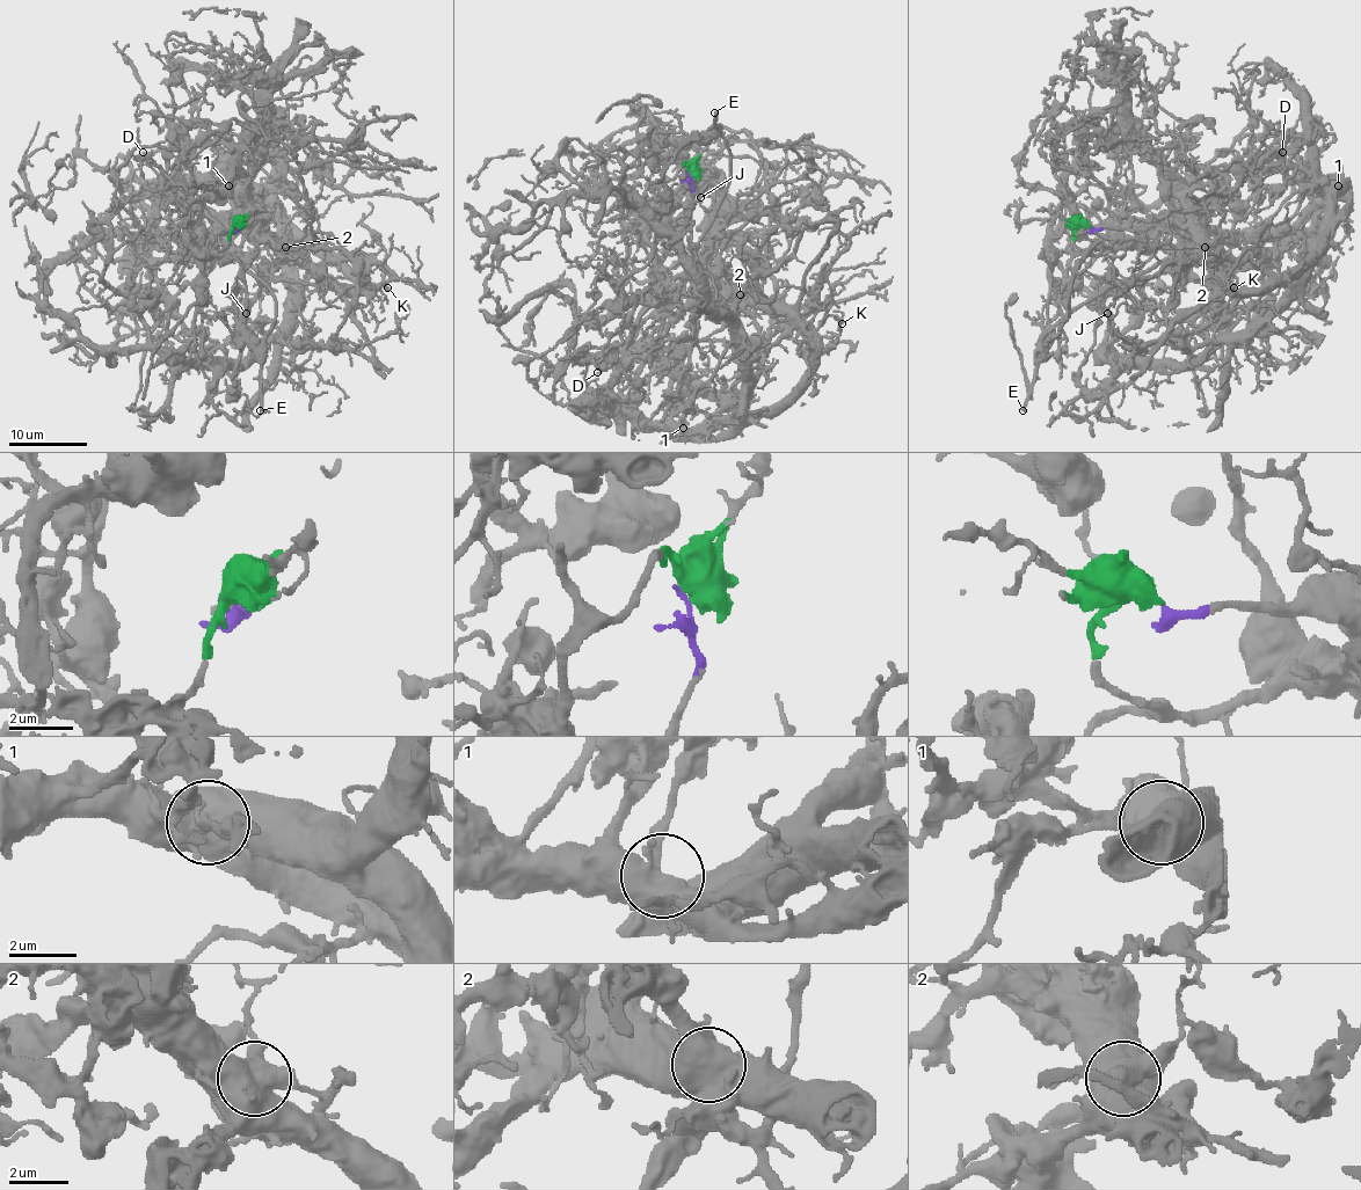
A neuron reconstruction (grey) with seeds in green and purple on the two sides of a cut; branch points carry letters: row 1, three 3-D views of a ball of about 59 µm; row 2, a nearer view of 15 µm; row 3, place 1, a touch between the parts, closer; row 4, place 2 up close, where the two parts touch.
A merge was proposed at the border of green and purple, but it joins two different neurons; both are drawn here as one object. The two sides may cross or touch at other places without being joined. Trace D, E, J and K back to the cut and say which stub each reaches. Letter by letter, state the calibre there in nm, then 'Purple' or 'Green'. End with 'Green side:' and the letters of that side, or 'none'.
D: Thickness 150 nm. Purple
E: Thickness 280 nm. Green
J: Thickness 160 nm. Green
K: Thickness 180 nm. Purple
Green side: E, J

